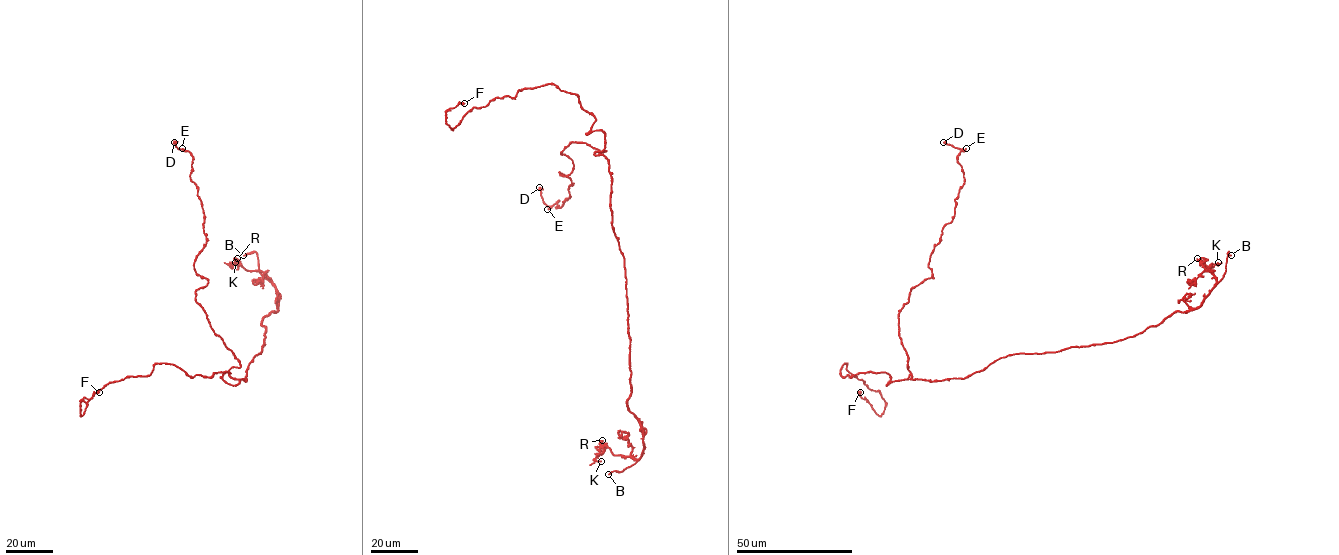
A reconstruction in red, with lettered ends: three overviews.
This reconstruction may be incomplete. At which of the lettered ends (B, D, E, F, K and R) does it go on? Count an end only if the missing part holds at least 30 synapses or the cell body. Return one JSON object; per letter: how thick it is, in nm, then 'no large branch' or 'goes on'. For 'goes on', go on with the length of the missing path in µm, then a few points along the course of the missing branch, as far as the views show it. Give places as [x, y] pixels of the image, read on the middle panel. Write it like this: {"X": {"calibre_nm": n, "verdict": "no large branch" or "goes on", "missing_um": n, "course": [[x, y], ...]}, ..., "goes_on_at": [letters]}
{"B": {"calibre_nm": 220, "verdict": "goes on", "missing_um": 9}, "D": {"calibre_nm": 400, "verdict": "no large branch"}, "E": {"calibre_nm": 240, "verdict": "no large branch"}, "F": {"calibre_nm": 550, "verdict": "no large branch"}, "K": {"calibre_nm": 160, "verdict": "no large branch"}, "R": {"calibre_nm": 150, "verdict": "no large branch"}, "goes_on_at": ["B"]}

